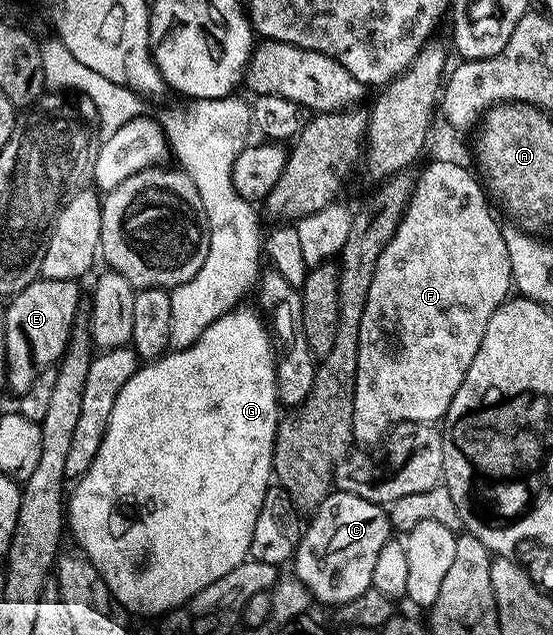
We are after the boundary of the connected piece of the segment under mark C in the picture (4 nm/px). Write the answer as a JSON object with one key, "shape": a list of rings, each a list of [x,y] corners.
{"shape":[[[331,492],[310,519],[305,523],[302,538],[298,541],[298,551],[292,559],[293,577],[306,585],[315,603],[327,602],[331,608],[337,608],[346,602],[356,600],[360,592],[371,589],[370,581],[372,568],[376,568],[376,556],[380,556],[380,548],[384,548],[384,544],[391,541],[389,513],[379,503],[369,502],[355,494]]]}

